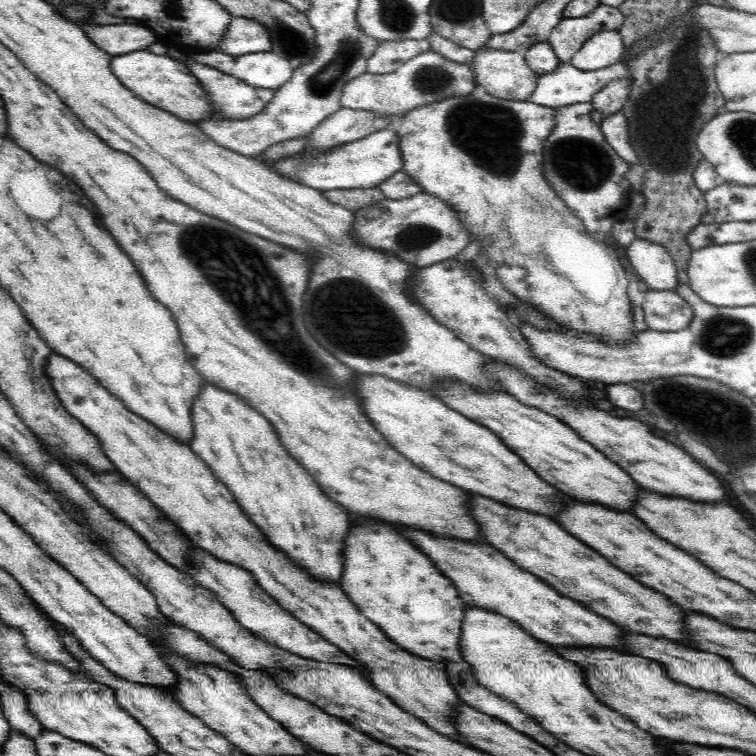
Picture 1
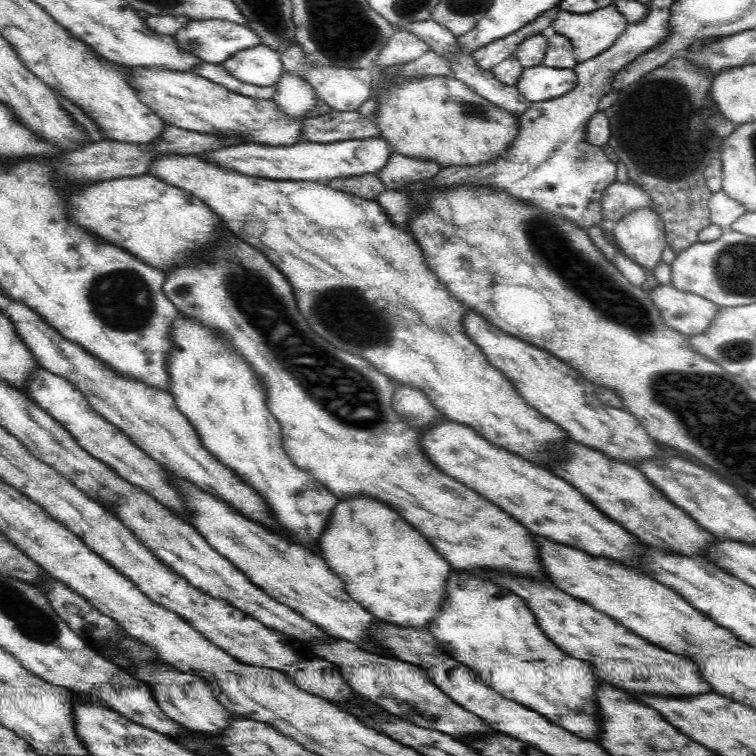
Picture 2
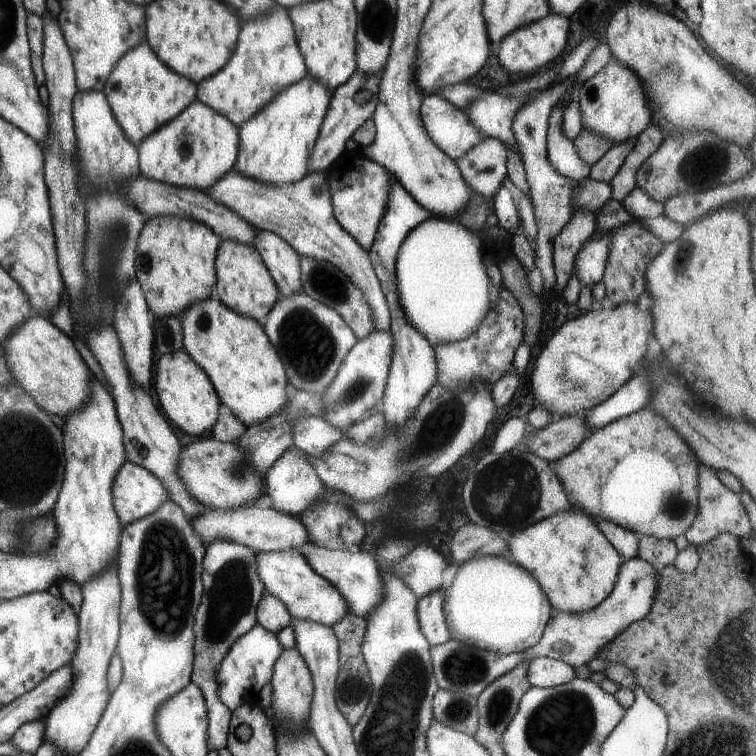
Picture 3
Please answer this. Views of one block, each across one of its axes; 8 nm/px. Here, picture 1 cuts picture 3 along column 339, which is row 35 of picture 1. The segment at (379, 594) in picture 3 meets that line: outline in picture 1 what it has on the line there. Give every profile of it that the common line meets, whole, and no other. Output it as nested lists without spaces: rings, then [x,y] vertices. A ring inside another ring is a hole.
[[[599,4],[586,16],[563,18],[551,30],[548,42],[560,62],[568,62],[594,34],[602,30],[617,31],[624,22],[624,17],[619,8]]]

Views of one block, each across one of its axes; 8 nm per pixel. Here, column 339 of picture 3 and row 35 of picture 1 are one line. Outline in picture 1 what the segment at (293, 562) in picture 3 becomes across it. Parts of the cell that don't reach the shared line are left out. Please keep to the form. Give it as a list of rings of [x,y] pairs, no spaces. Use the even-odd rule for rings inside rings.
[[[602,30],[586,40],[568,62],[577,70],[596,71],[622,62],[624,52],[623,42],[617,31]]]

